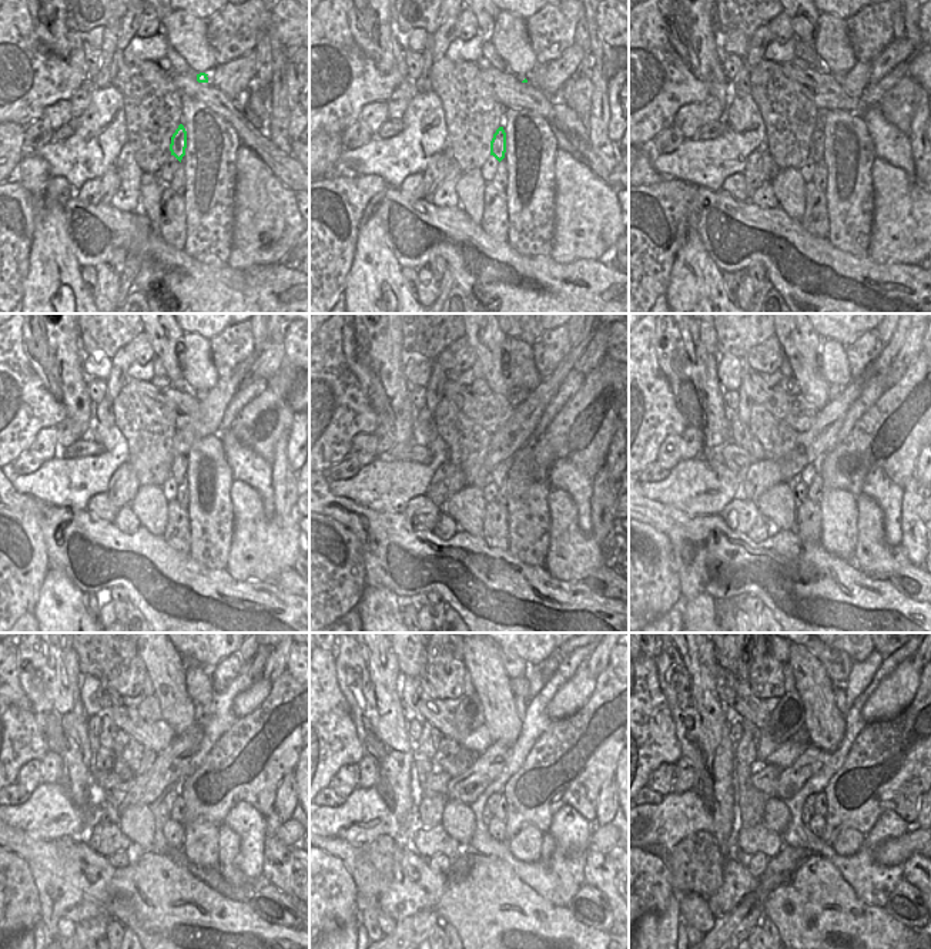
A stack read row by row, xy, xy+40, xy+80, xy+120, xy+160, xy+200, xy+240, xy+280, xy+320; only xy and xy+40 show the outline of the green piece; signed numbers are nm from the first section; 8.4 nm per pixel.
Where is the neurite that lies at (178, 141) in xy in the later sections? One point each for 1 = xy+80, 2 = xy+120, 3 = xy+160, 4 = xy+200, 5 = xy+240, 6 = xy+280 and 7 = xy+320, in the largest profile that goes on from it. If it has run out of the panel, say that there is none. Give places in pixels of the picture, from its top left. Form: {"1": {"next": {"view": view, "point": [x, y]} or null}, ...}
{"1": {"next": {"view": "xy+80", "point": [817, 140]}}, "2": {"next": {"view": "xy+120", "point": [178, 466]}}, "3": {"next": {"view": "xy+160", "point": [498, 475]}}, "4": {"next": {"view": "xy+200", "point": [809, 472]}}, "5": {"next": {"view": "xy+240", "point": [164, 808]}}, "6": {"next": {"view": "xy+280", "point": [489, 805]}}, "7": {"next": {"view": "xy+320", "point": [809, 805]}}}

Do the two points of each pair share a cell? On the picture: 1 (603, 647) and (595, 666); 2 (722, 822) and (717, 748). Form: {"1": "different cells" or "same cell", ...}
{"1": "same cell", "2": "same cell"}

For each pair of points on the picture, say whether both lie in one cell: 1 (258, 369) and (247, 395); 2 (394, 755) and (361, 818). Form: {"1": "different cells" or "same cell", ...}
{"1": "different cells", "2": "different cells"}

